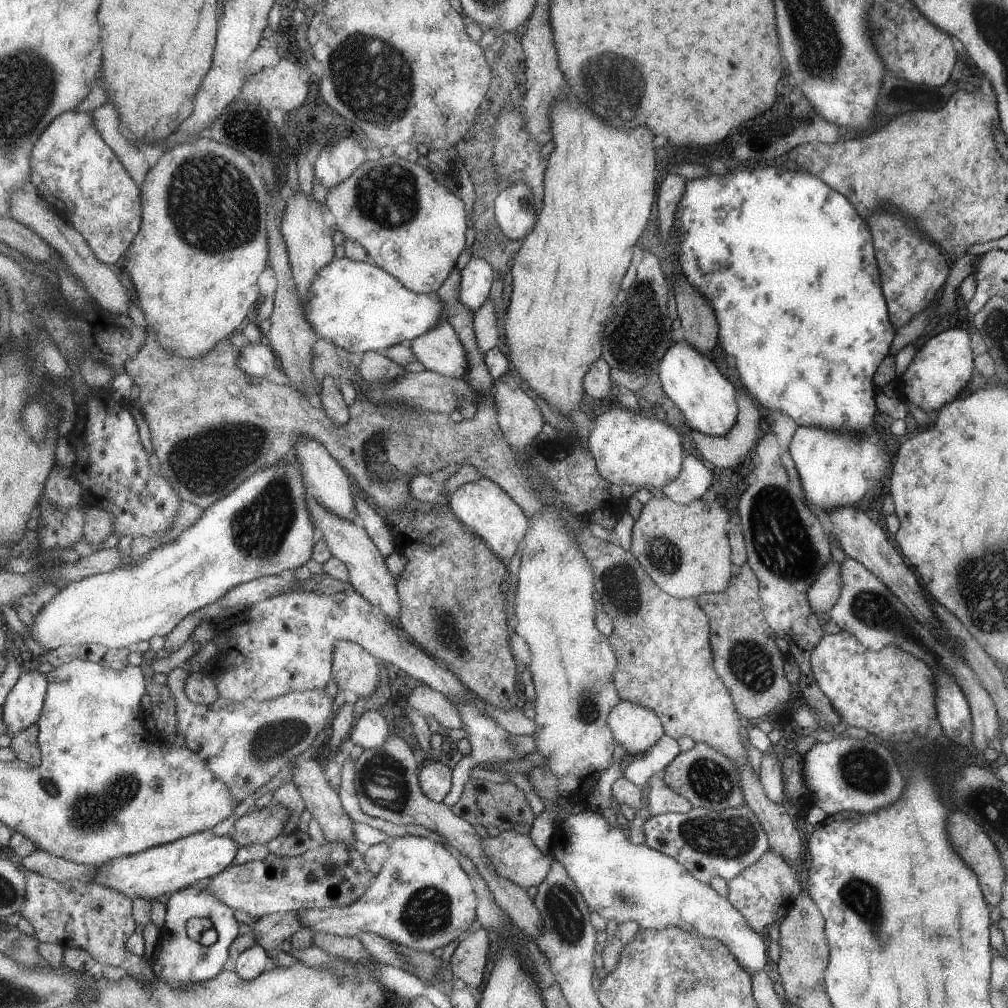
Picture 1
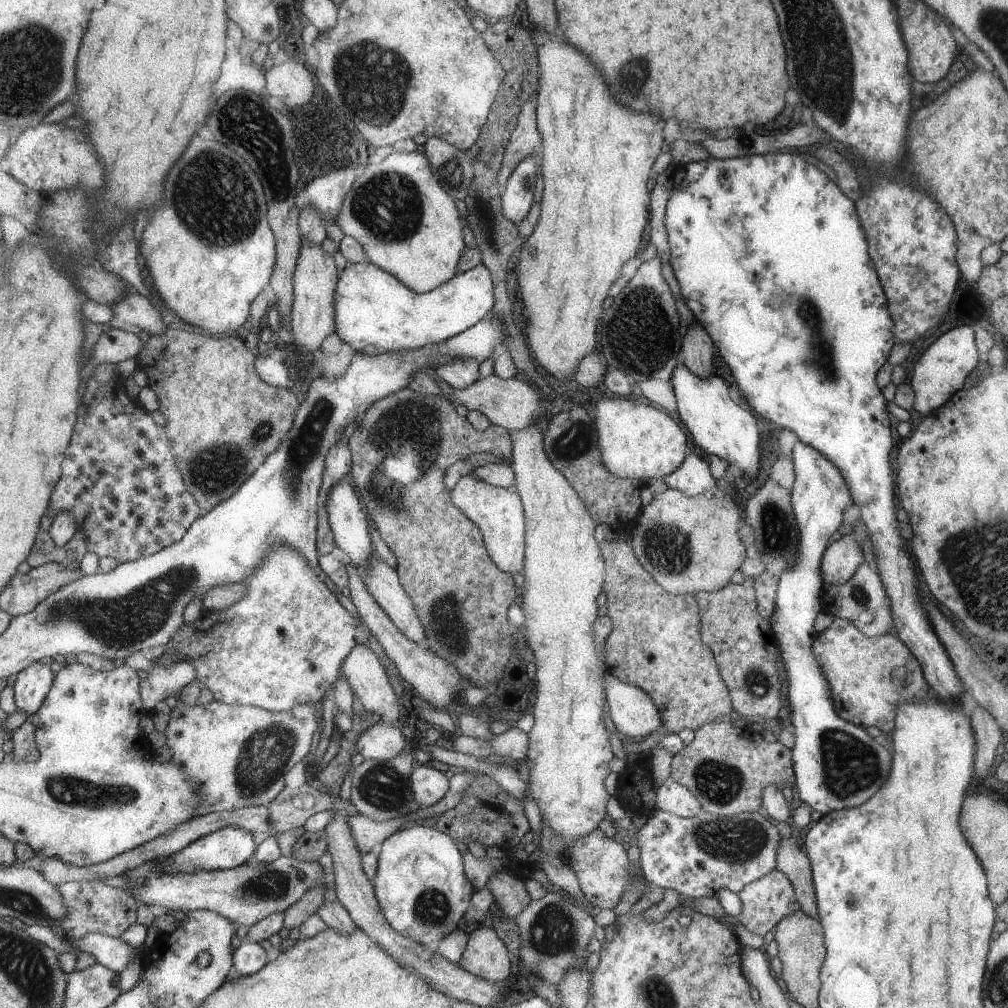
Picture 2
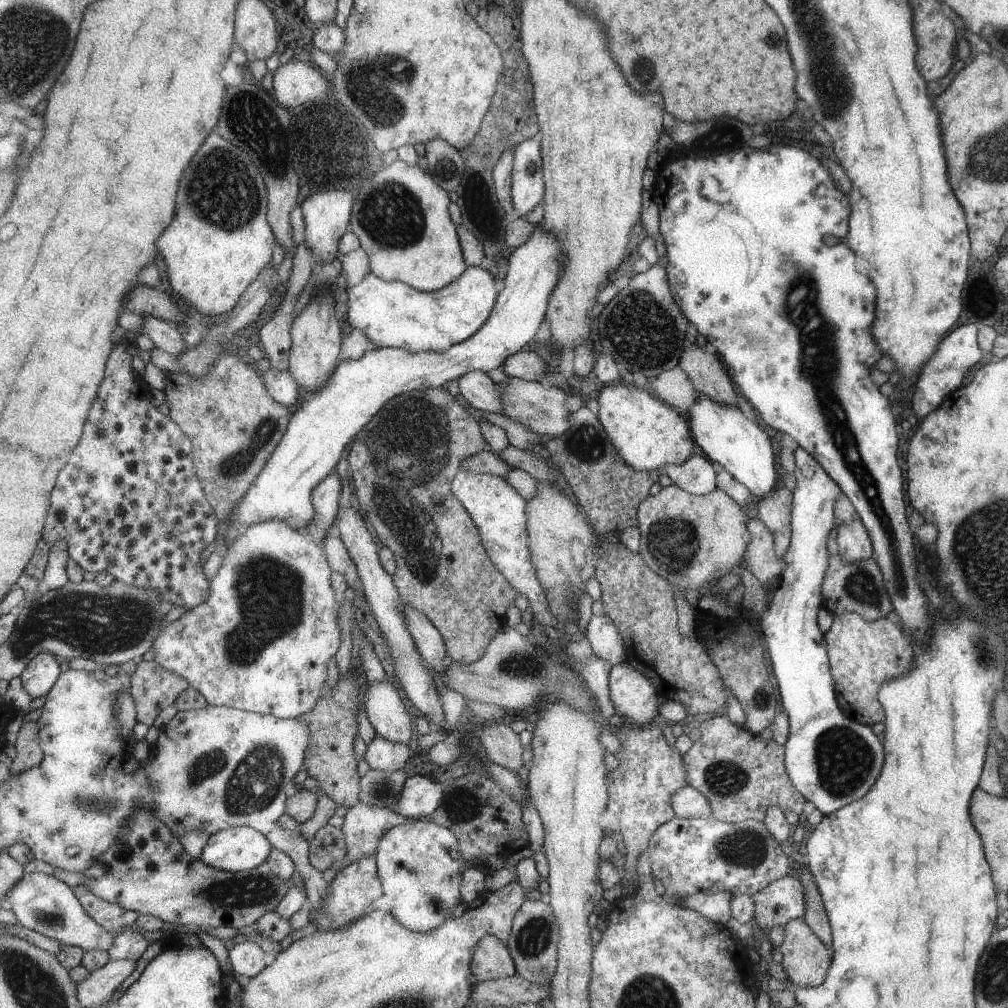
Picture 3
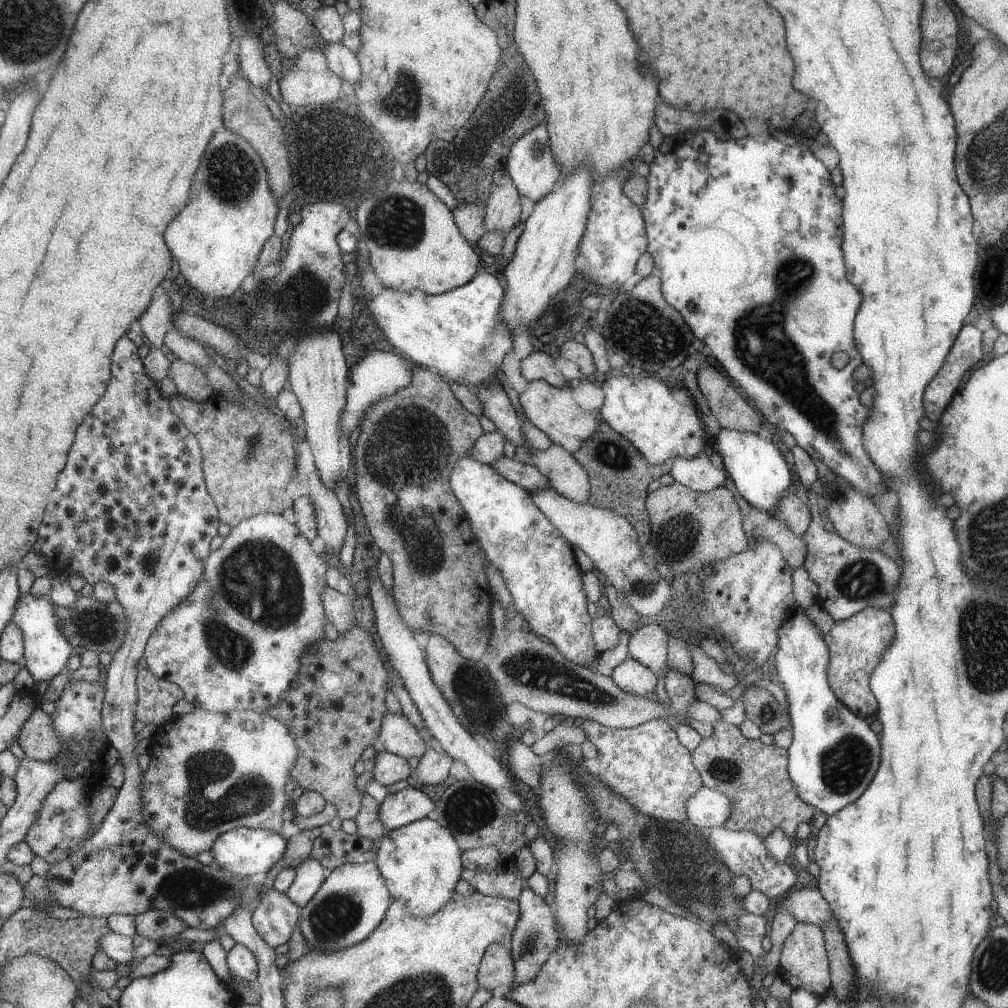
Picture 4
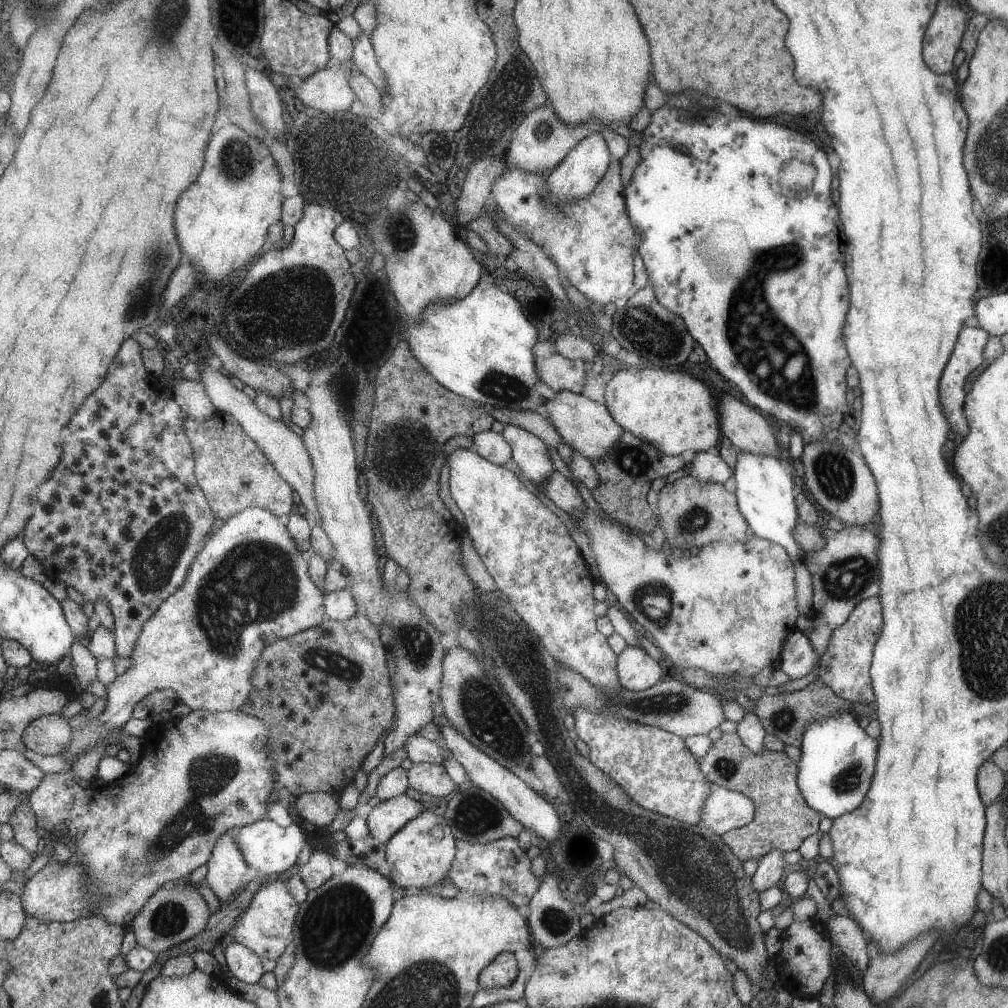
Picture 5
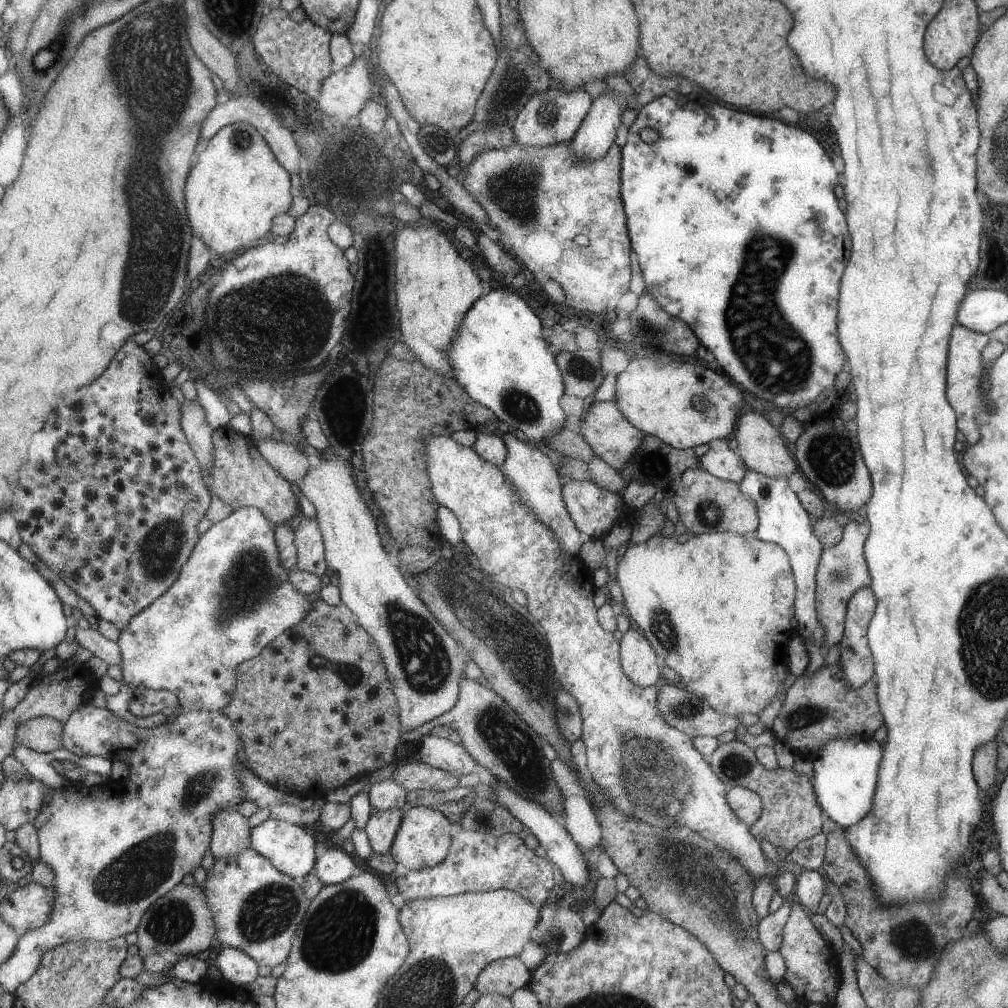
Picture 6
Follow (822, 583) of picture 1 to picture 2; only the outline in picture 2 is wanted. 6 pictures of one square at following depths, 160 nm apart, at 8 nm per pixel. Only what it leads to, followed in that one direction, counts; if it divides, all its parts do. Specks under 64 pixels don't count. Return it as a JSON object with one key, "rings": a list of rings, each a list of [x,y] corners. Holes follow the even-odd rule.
{"rings":[[[850,533],[827,546],[819,565],[823,586],[840,585],[854,576],[855,569],[864,562],[864,556],[857,540]]]}

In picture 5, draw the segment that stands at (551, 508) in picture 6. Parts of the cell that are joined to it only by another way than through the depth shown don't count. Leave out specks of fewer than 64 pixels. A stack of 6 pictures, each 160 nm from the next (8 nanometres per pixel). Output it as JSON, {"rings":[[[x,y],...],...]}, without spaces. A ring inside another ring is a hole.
{"rings":[[[504,424],[501,436],[507,441],[510,446],[510,458],[515,461],[516,466],[521,470],[522,475],[527,478],[532,484],[538,486],[541,481],[547,478],[547,475],[553,471],[553,465],[547,453],[546,444],[528,430],[525,430],[519,425]]]}

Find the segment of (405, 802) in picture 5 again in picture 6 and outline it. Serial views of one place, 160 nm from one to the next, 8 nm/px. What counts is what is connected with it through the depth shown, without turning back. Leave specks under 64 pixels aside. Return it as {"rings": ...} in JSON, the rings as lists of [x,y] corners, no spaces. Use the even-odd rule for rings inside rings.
{"rings":[[[407,805],[404,808],[395,807],[391,810],[376,811],[369,815],[363,829],[368,836],[373,853],[388,852],[401,825],[403,810],[407,807]]]}

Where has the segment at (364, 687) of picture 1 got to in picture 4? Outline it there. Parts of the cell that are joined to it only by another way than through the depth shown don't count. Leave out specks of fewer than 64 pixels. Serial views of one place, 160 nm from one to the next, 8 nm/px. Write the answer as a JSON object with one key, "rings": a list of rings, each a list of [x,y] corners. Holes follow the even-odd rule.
{"rings":[[[388,711],[383,713],[376,740],[383,750],[404,759],[419,758],[428,746],[405,715]]]}

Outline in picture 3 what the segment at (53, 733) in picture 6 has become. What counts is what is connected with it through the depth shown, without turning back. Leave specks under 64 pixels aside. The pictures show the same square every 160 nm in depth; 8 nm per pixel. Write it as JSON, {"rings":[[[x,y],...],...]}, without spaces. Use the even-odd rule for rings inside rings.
{"rings":[[[37,721],[25,723],[21,726],[15,747],[17,754],[10,767],[13,775],[24,773],[43,762],[45,753],[41,746],[40,724]]]}

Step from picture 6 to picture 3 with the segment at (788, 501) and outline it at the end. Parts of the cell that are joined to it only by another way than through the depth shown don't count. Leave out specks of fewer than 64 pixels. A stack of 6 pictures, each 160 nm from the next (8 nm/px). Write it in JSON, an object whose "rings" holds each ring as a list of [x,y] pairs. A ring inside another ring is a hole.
{"rings":[[[697,393],[688,410],[688,421],[698,451],[713,464],[721,464],[736,481],[744,484],[750,493],[764,497],[773,488],[773,484],[777,484],[776,460],[773,460],[767,434],[757,424],[747,420],[735,405],[722,405],[707,395]]]}

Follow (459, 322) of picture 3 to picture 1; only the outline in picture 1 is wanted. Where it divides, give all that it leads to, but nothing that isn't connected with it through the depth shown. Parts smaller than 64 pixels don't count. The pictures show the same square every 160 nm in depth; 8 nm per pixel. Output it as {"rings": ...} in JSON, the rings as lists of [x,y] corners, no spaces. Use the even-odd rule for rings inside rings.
{"rings":[[[347,257],[327,263],[314,278],[307,291],[303,304],[304,317],[311,324],[314,333],[321,339],[328,340],[337,348],[348,353],[365,353],[389,348],[397,343],[409,344],[412,338],[432,329],[435,323],[446,319],[446,308],[435,294],[414,293],[407,290],[394,276],[387,274],[381,267],[364,261],[352,261]],[[470,257],[460,271],[458,299],[469,310],[475,310],[490,294],[490,263],[483,259]]]}

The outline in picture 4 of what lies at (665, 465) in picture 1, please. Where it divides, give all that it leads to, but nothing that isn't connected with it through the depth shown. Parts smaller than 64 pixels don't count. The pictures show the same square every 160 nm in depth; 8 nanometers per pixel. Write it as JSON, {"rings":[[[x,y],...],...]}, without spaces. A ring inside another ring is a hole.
{"rings":[[[612,376],[602,382],[600,389],[603,391],[604,399],[598,414],[617,434],[634,446],[642,460],[647,465],[661,465],[669,462],[673,457],[684,459],[699,455],[701,448],[707,448],[705,428],[702,421],[697,418],[695,406],[691,404],[691,395],[687,388],[677,388],[667,384],[665,376]]]}

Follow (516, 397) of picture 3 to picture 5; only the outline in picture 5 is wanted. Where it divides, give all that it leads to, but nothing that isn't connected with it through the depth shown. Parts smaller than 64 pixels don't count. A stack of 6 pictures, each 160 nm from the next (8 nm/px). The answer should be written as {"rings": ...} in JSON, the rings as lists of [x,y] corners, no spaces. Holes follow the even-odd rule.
{"rings":[[[568,390],[557,391],[552,399],[544,398],[542,406],[537,408],[536,412],[540,412],[554,426],[563,443],[588,459],[599,458],[609,452],[625,432],[614,418],[611,418],[604,403],[590,401],[583,395]]]}

